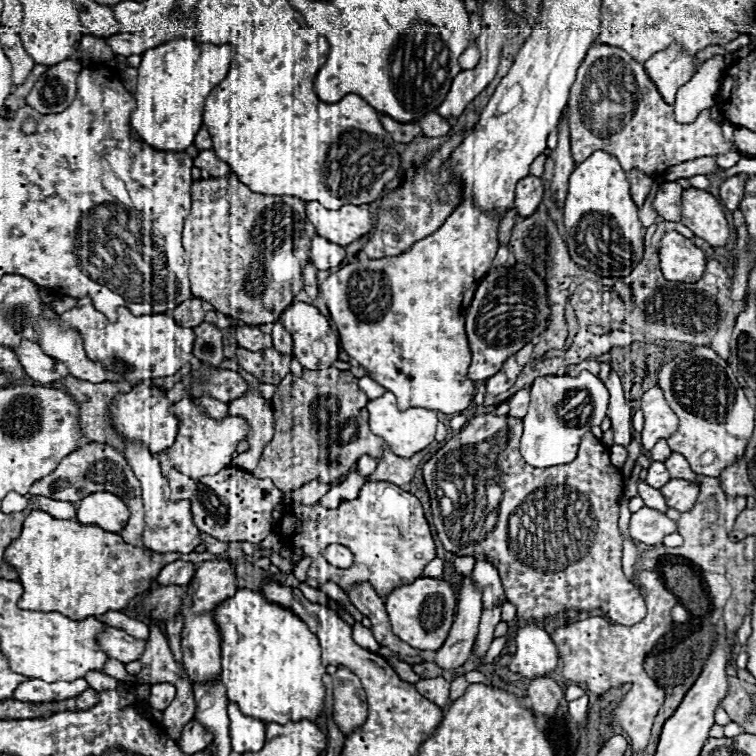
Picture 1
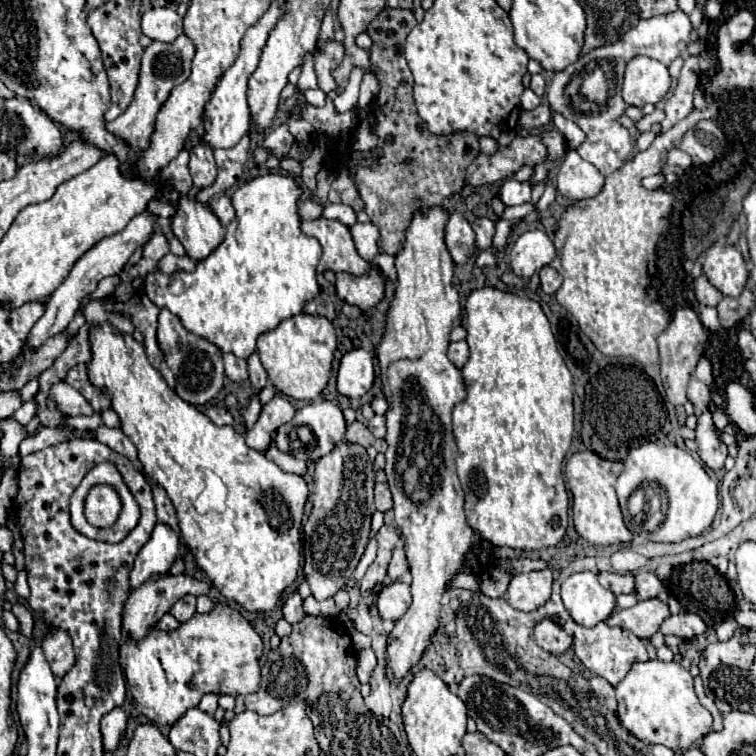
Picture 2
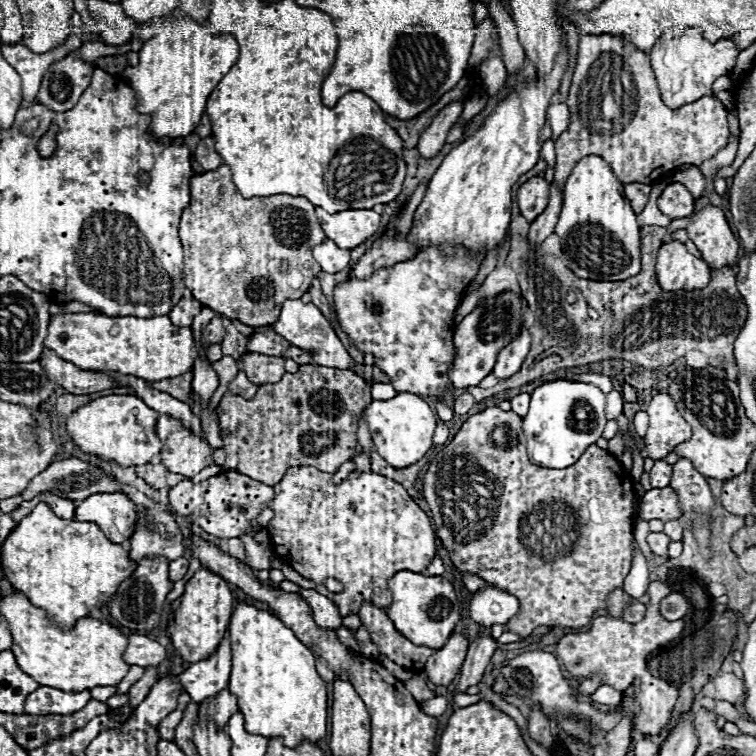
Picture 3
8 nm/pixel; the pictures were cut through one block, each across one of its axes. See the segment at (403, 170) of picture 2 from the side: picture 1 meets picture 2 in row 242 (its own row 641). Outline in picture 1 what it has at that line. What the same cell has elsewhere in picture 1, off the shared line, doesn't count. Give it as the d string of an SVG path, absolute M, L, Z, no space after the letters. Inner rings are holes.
M362 582L362 584L354 584L348 590L348 598L350 602L372 622L372 632L374 638L380 642L380 646L386 646L398 654L408 654L408 656L426 656L426 652L422 650L414 650L410 648L406 642L402 642L398 636L392 634L390 630L390 620L384 608L382 598L376 594L376 590L370 586L370 582Z

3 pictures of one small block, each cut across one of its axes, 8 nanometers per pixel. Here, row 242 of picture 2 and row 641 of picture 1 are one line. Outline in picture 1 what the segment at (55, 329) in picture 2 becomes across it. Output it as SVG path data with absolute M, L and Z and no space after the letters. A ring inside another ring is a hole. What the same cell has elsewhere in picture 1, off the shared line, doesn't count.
M104 624L102 634L98 634L98 646L110 658L120 660L122 664L138 660L145 644L146 640L134 638L134 636L126 634L122 628L116 628L116 626L110 626L110 624Z

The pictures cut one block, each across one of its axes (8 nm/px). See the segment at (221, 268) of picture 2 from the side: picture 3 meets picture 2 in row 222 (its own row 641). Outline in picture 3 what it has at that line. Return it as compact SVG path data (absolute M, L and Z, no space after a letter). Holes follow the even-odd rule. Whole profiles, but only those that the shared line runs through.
M238 602L230 620L230 648L232 648L232 674L230 674L230 694L236 696L238 708L246 718L244 728L250 734L260 734L266 738L284 738L284 746L296 748L304 738L310 742L320 740L326 734L326 706L328 690L316 672L316 660L312 652L296 638L296 634L286 628L268 610L260 610L252 604Z

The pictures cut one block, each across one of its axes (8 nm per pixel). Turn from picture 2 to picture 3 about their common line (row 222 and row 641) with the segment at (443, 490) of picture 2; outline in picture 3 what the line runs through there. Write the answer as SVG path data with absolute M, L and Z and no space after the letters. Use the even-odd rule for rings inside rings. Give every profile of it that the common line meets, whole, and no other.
M402 570L390 578L388 588L392 592L392 604L386 612L396 630L416 646L428 646L434 650L442 648L460 618L454 586L444 576L424 576Z

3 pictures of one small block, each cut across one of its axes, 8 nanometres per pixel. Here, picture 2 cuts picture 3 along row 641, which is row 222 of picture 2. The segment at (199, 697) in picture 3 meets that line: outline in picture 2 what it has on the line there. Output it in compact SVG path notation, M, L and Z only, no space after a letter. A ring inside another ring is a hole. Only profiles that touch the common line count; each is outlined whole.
M220 194L220 196L214 196L214 198L210 198L210 208L214 210L214 214L220 218L220 222L224 224L224 226L228 226L232 220L234 220L234 216L236 216L236 212L234 212L234 206L232 206L232 200L226 196L226 194Z

